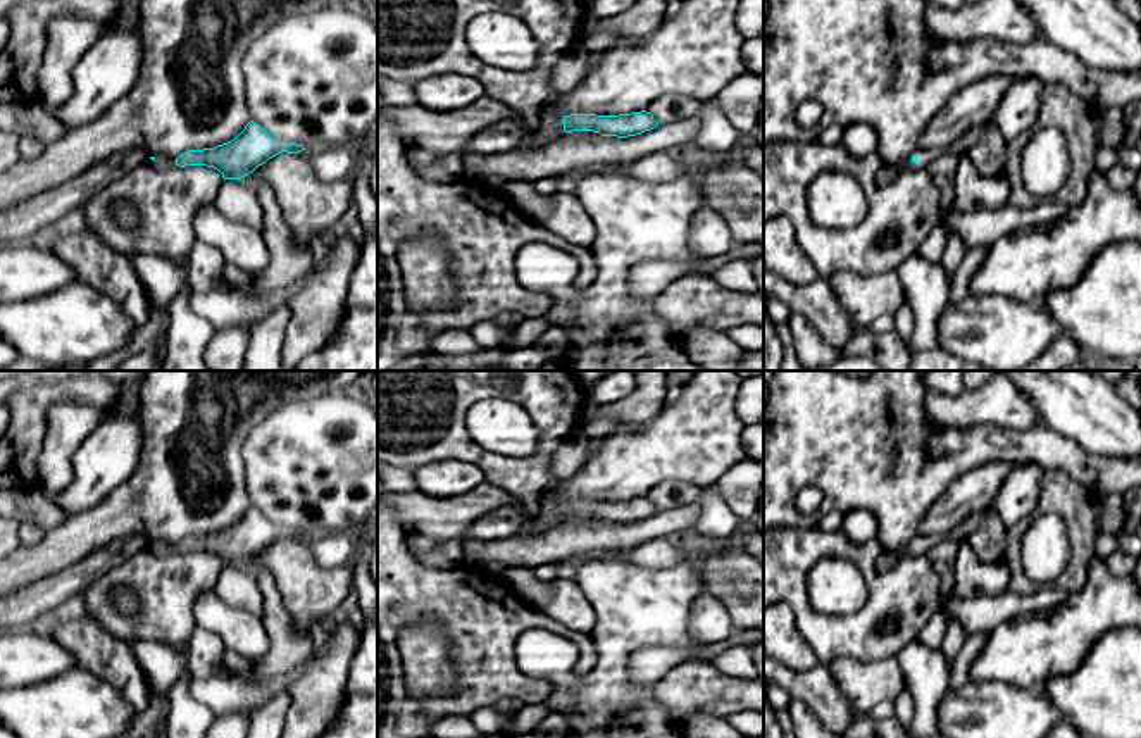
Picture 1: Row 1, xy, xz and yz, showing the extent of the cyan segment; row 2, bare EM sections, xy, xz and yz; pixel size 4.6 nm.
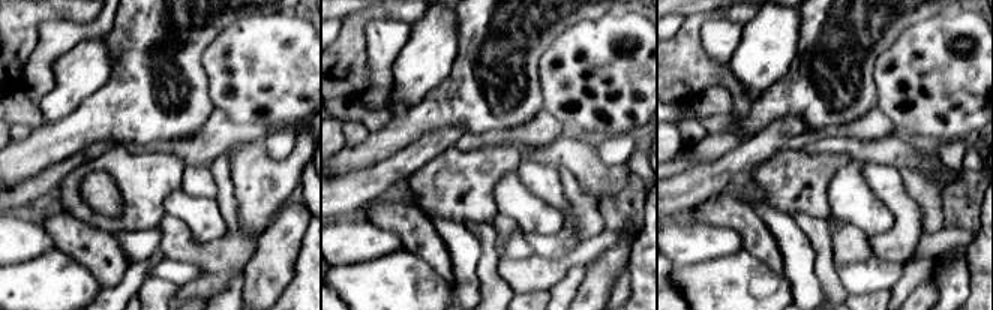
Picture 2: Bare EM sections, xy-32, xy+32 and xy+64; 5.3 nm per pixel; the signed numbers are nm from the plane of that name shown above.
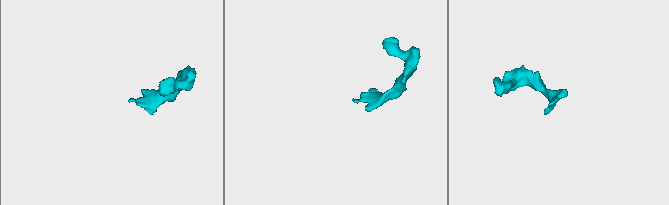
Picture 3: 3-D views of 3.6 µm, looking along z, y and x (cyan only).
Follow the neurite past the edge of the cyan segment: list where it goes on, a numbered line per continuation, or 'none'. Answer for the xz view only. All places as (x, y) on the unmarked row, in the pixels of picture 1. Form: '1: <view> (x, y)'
1: xz (552, 512)

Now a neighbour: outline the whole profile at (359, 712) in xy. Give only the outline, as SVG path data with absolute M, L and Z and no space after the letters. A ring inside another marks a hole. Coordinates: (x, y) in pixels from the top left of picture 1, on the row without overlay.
M377 617L364 622L340 717L317 738L377 738Z

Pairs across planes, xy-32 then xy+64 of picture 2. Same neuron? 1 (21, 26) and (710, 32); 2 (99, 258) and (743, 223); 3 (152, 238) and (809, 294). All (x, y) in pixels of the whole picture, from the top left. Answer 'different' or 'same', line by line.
1: different
2: same
3: same

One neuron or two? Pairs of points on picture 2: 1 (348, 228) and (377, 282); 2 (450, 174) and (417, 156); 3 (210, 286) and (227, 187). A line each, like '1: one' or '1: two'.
1: two
2: two
3: one

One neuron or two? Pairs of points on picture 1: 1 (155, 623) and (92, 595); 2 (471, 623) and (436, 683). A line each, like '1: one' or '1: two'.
1: one
2: two

